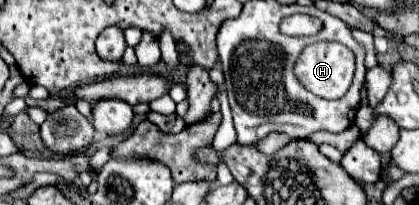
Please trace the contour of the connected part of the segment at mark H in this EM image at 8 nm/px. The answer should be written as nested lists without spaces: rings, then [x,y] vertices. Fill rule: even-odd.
[[[315,43],[315,45],[309,45],[301,51],[299,59],[295,61],[295,67],[293,67],[293,73],[295,77],[299,79],[299,83],[323,97],[323,99],[339,99],[341,95],[345,95],[345,91],[349,89],[349,83],[353,79],[353,71],[355,71],[355,59],[353,59],[353,53],[343,47],[341,43]]]

